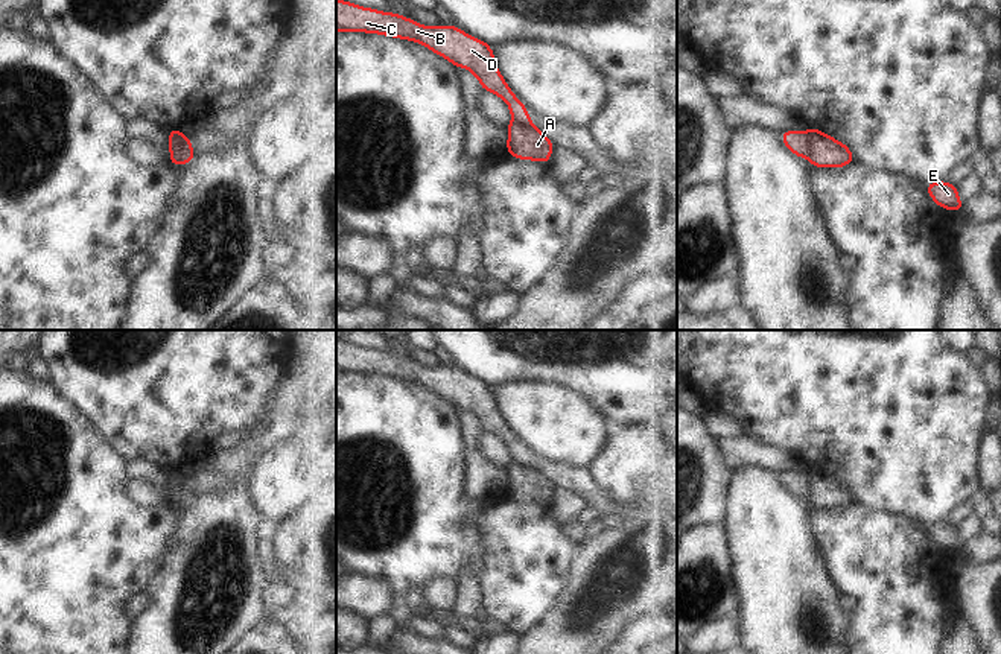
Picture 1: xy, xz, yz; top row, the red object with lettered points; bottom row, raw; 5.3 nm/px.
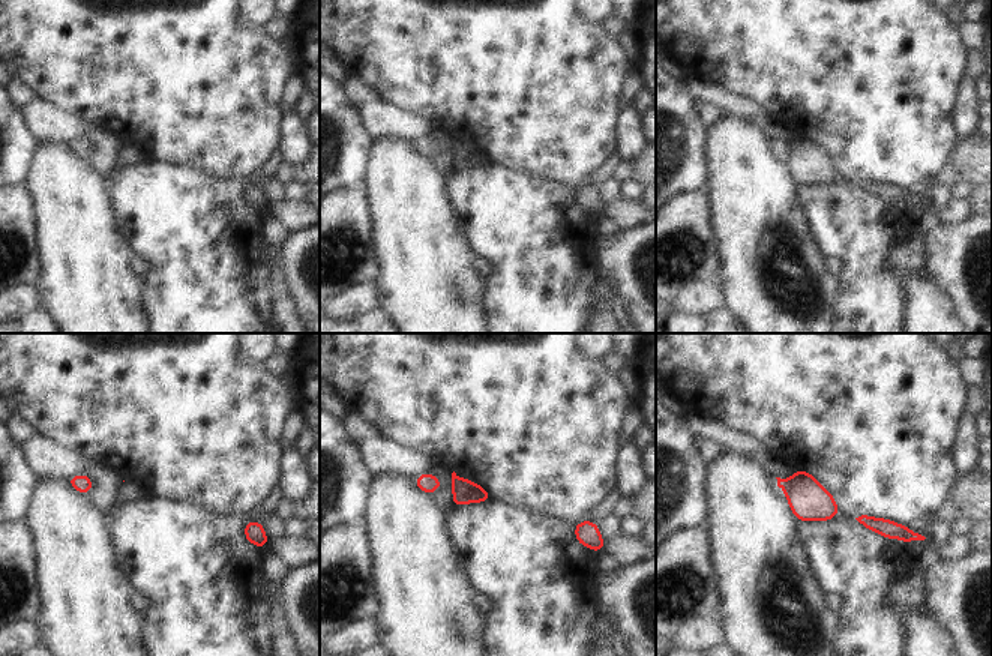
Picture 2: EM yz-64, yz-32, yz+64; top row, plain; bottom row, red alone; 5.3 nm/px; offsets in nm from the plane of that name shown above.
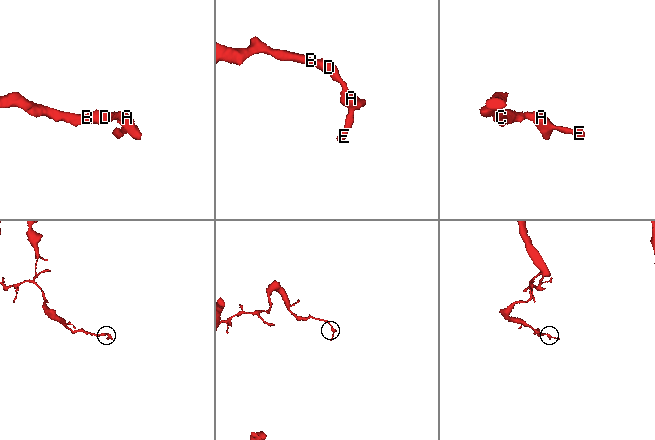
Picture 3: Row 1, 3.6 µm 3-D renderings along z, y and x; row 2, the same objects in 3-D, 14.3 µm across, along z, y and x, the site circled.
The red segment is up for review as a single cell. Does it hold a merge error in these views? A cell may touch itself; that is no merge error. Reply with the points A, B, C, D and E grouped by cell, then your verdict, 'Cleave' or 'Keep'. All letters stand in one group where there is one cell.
Groups: A E / B C D. Cleave.

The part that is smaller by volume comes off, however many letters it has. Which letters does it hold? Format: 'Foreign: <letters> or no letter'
Foreign: A, E

